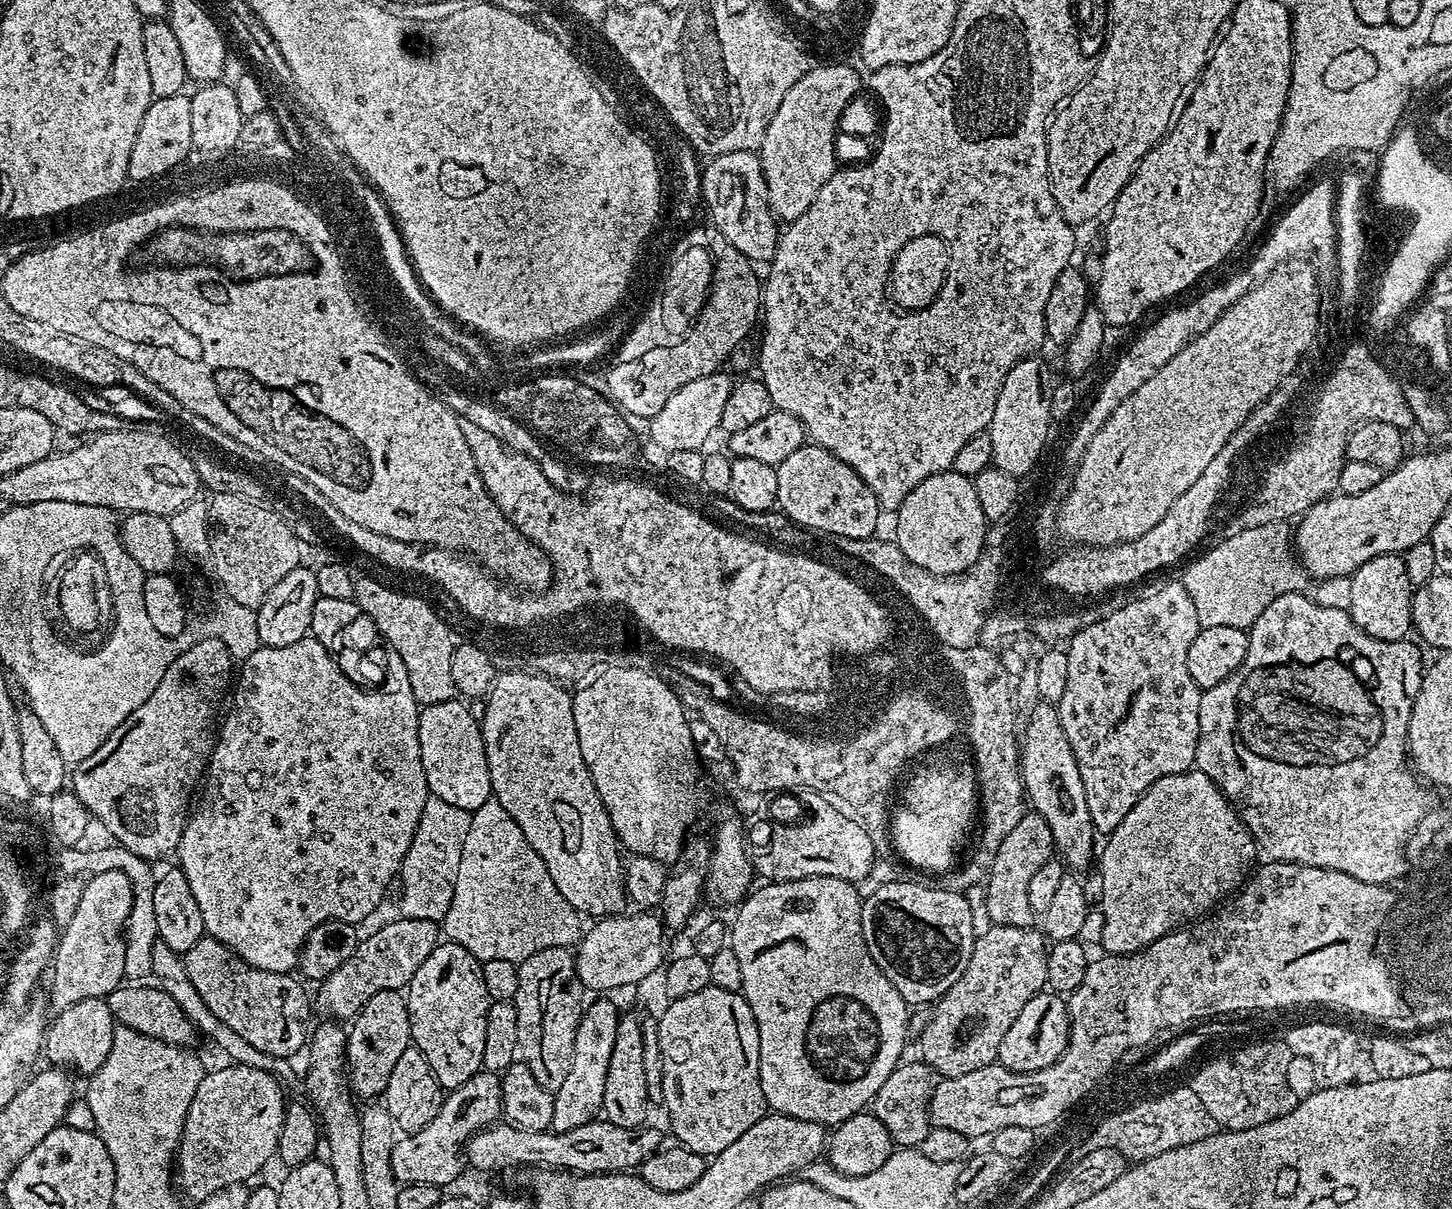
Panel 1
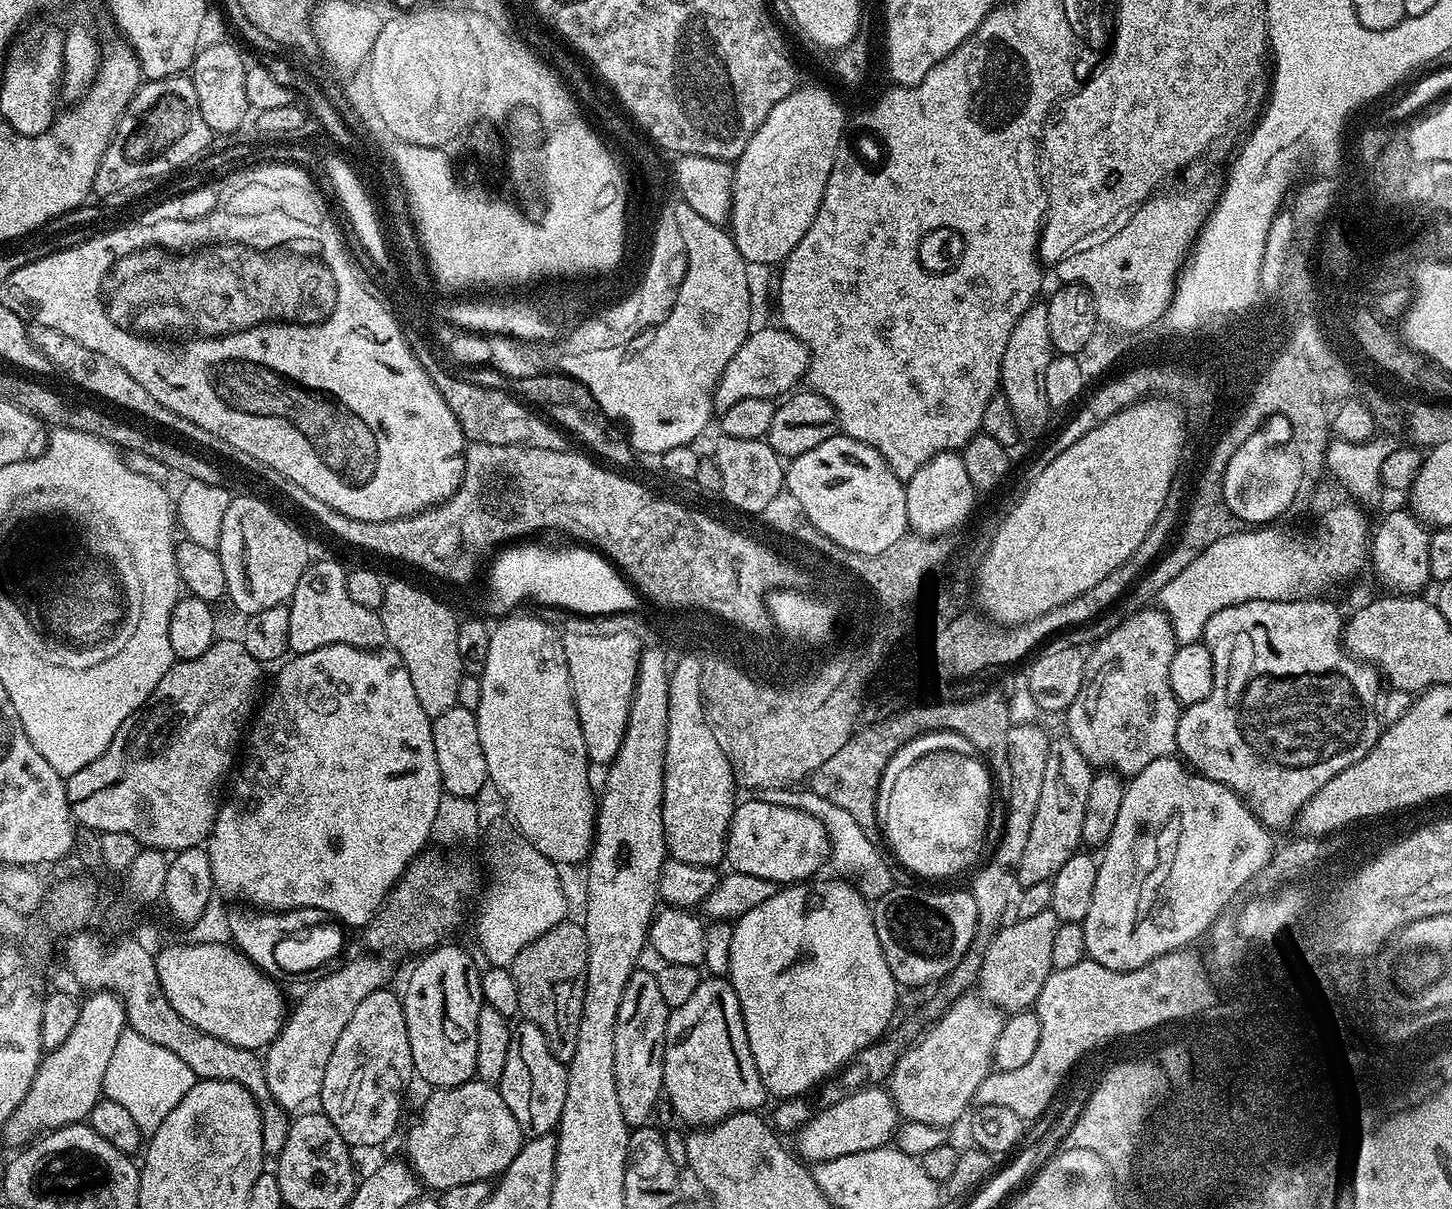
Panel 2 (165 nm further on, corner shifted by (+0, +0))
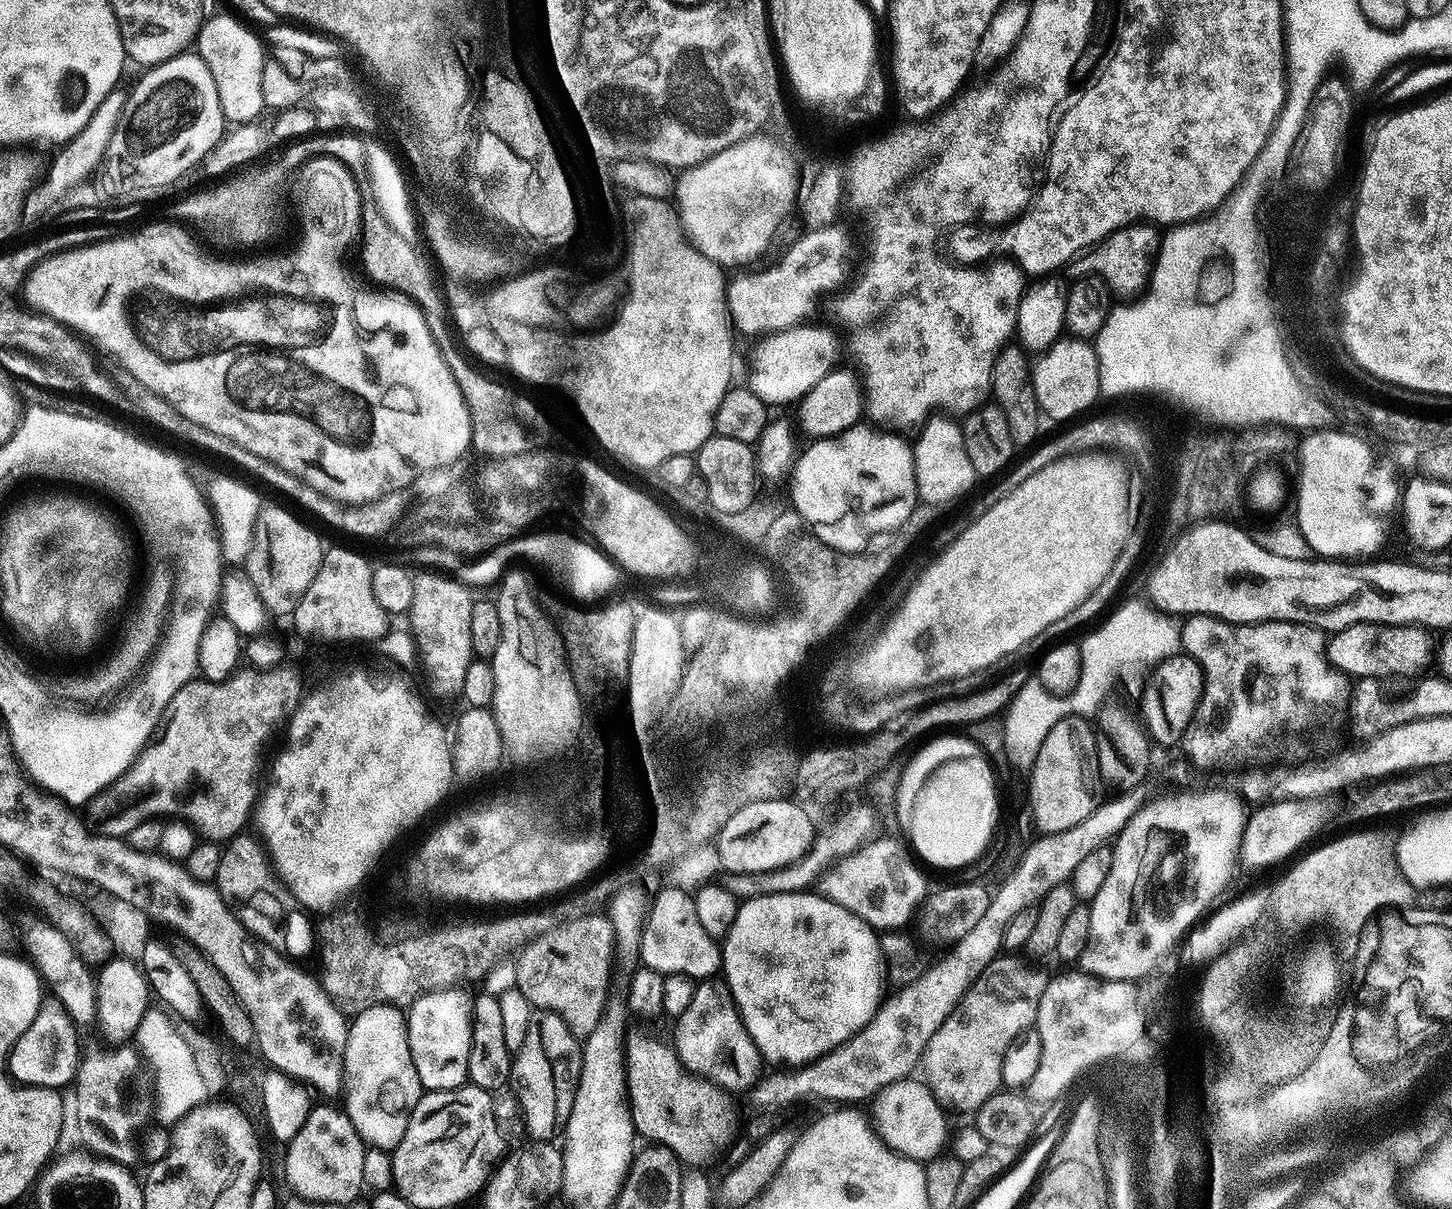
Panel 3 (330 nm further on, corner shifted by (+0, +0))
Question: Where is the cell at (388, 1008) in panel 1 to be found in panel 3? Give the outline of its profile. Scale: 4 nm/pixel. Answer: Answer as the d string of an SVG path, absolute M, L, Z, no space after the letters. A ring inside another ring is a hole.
M376 1002L351 1017L344 1051L343 1089L346 1093L342 1101L348 1117L365 1145L373 1149L396 1148L406 1133L422 1089L410 1054L408 1022L405 1013L395 1004Z

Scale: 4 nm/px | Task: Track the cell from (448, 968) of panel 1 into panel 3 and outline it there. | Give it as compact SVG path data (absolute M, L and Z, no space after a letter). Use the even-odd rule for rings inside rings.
M449 986L439 992L426 992L413 1001L407 1009L410 1054L414 1058L414 1070L418 1070L421 1089L448 1091L451 1088L462 1087L468 1080L468 1054L470 1052L470 1034L472 1033L470 996L458 991L460 990L457 987Z

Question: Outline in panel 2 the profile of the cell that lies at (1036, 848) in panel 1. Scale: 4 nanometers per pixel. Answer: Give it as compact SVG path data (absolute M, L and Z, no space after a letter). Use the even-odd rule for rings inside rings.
M1056 738L1051 741L1049 748L1042 798L1039 799L1021 864L1016 868L1021 889L1051 881L1059 868L1072 857L1072 853L1081 847L1082 820L1086 818L1094 769L1073 740Z

